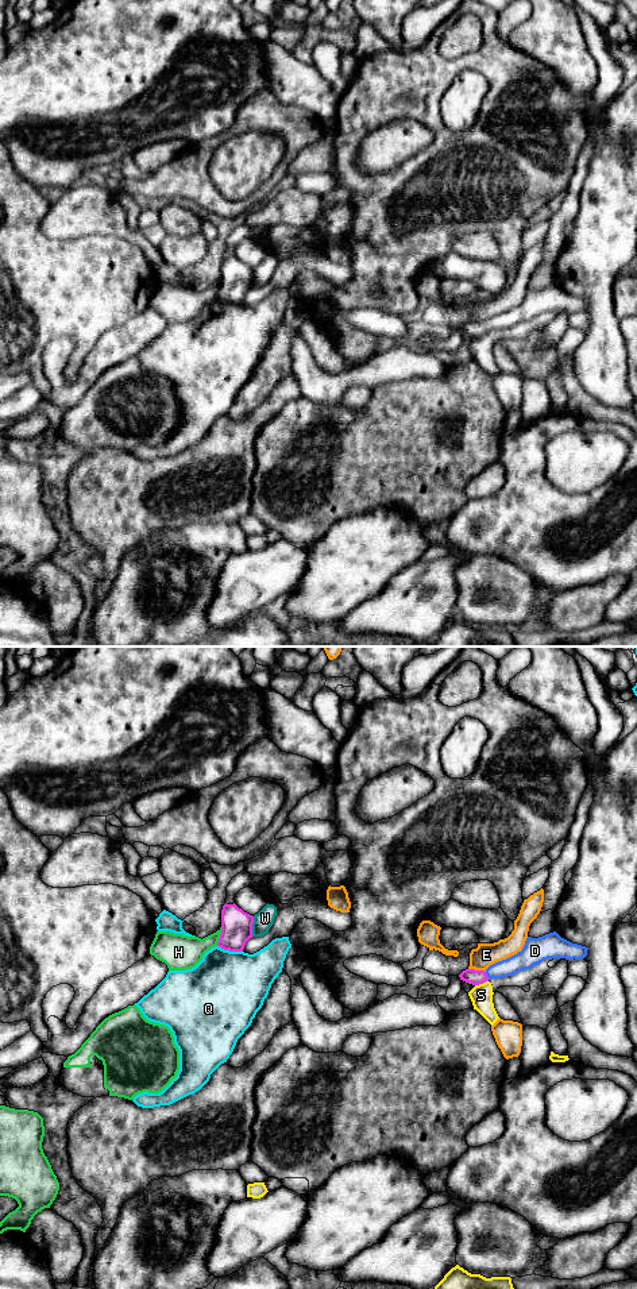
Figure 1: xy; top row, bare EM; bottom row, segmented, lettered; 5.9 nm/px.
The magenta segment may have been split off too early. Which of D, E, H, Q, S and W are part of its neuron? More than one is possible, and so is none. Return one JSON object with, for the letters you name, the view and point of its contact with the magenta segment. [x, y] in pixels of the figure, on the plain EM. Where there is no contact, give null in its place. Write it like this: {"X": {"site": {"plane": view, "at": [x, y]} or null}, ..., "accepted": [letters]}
{"D": {"site": {"plane": "xy", "at": [486, 328]}}, "accepted": ["D"]}

